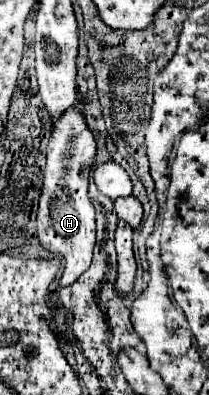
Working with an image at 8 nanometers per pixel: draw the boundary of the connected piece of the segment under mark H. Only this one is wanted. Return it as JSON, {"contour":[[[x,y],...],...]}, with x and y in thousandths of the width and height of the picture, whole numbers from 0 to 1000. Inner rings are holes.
{"contour":[[[383,246],[335,271],[325,291],[287,291],[278,311],[249,311],[249,342],[220,382],[220,428],[211,428],[211,468],[191,494],[182,529],[182,605],[201,625],[287,646],[306,661],[306,686],[287,701],[287,727],[354,716],[440,661],[440,630],[459,615],[459,539],[421,504],[421,448],[431,428],[459,408],[459,352],[411,316],[383,271],[421,256]]]}

